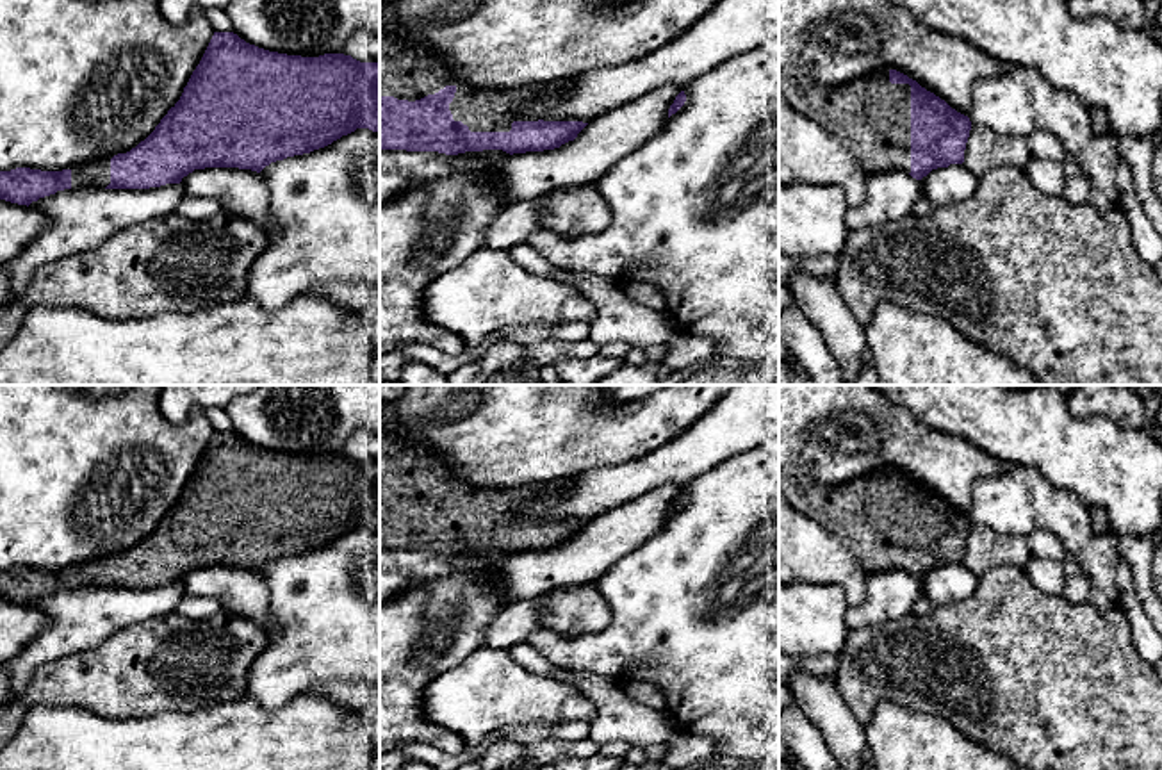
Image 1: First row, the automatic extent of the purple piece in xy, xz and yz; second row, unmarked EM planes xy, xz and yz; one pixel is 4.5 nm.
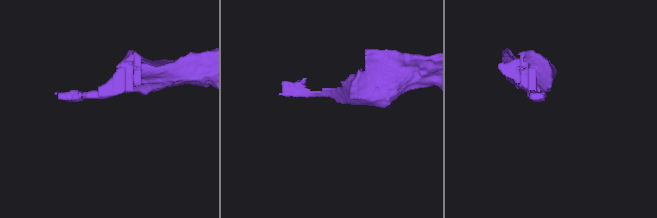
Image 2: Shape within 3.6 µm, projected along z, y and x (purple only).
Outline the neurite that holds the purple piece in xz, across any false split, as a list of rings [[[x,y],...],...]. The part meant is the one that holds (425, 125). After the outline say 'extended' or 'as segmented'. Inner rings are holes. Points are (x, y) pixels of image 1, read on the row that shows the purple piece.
[[[380,2],[380,150],[446,155],[483,150],[503,150],[510,155],[544,152],[574,141],[588,125],[583,121],[544,121],[531,111],[544,93],[551,93],[565,80],[515,89],[476,89],[460,84],[435,53],[403,39],[387,25],[390,5]]] | extended

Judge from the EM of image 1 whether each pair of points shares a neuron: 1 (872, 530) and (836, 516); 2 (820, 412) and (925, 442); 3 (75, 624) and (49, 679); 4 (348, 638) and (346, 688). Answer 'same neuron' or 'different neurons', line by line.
1: same neuron
2: same neuron
3: different neurons
4: different neurons

